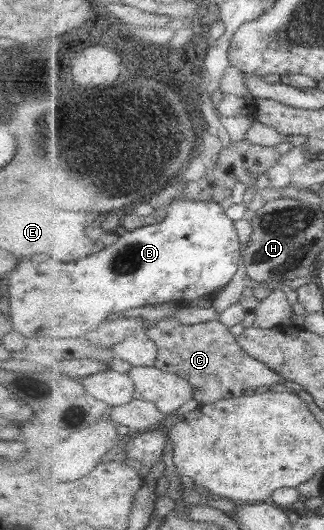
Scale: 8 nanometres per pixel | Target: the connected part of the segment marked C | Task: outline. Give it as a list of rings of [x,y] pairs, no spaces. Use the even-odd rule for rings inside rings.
[[[161,319],[146,329],[148,337],[157,344],[158,360],[155,367],[188,380],[194,390],[194,399],[201,405],[239,398],[245,390],[273,386],[285,381],[280,373],[245,352],[236,336],[227,329],[228,326],[220,320],[183,324],[177,320]]]

